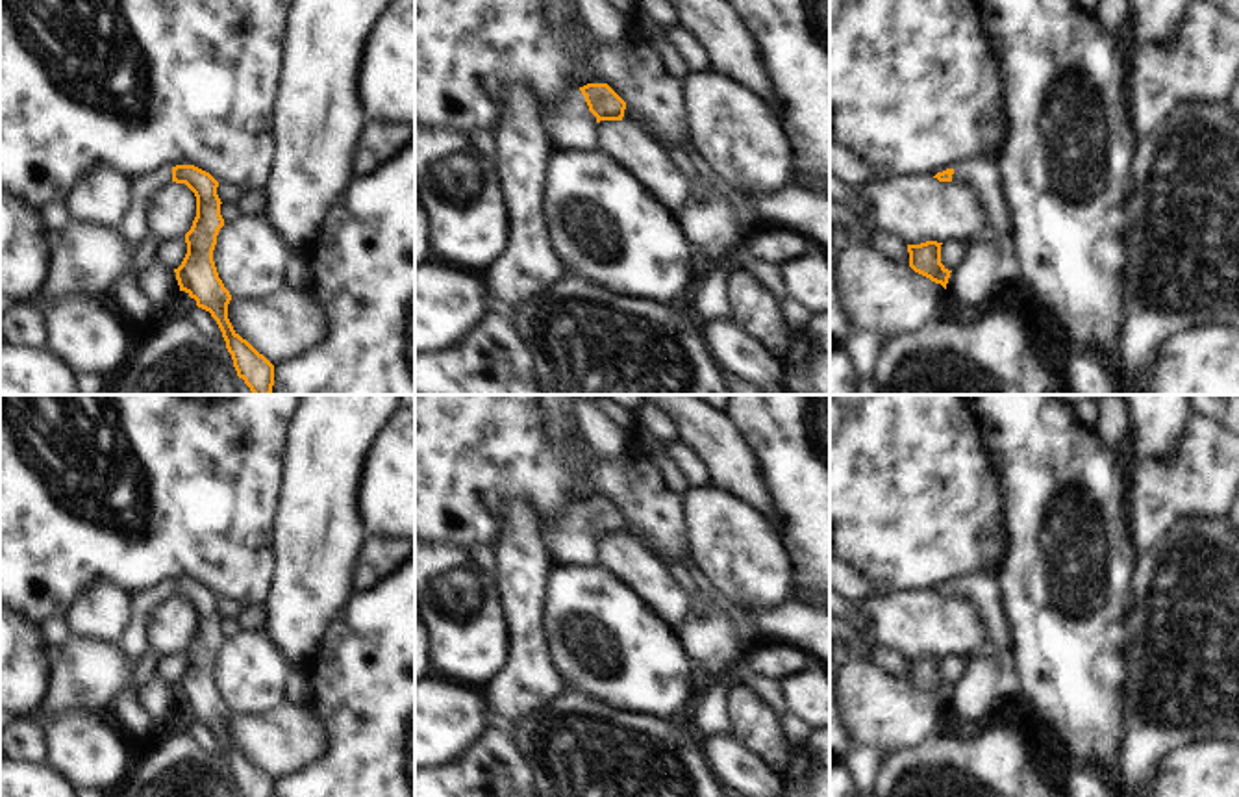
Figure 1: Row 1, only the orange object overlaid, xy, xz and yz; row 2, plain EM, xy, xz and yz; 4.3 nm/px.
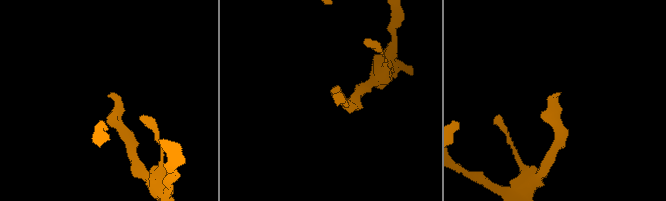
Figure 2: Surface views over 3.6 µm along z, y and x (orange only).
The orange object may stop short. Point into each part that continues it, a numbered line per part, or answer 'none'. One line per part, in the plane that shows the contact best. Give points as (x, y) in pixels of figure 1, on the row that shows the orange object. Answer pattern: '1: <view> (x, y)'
1: xz (571, 126)

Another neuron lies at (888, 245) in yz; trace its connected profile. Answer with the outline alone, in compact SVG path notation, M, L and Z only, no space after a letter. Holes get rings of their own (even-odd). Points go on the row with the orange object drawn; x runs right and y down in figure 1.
M870 221L870 237L865 243L882 256L900 265L909 265L907 245L902 239L880 230L872 221Z

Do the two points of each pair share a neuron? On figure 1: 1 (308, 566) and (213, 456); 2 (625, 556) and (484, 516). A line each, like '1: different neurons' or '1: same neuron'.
1: different neurons
2: different neurons

